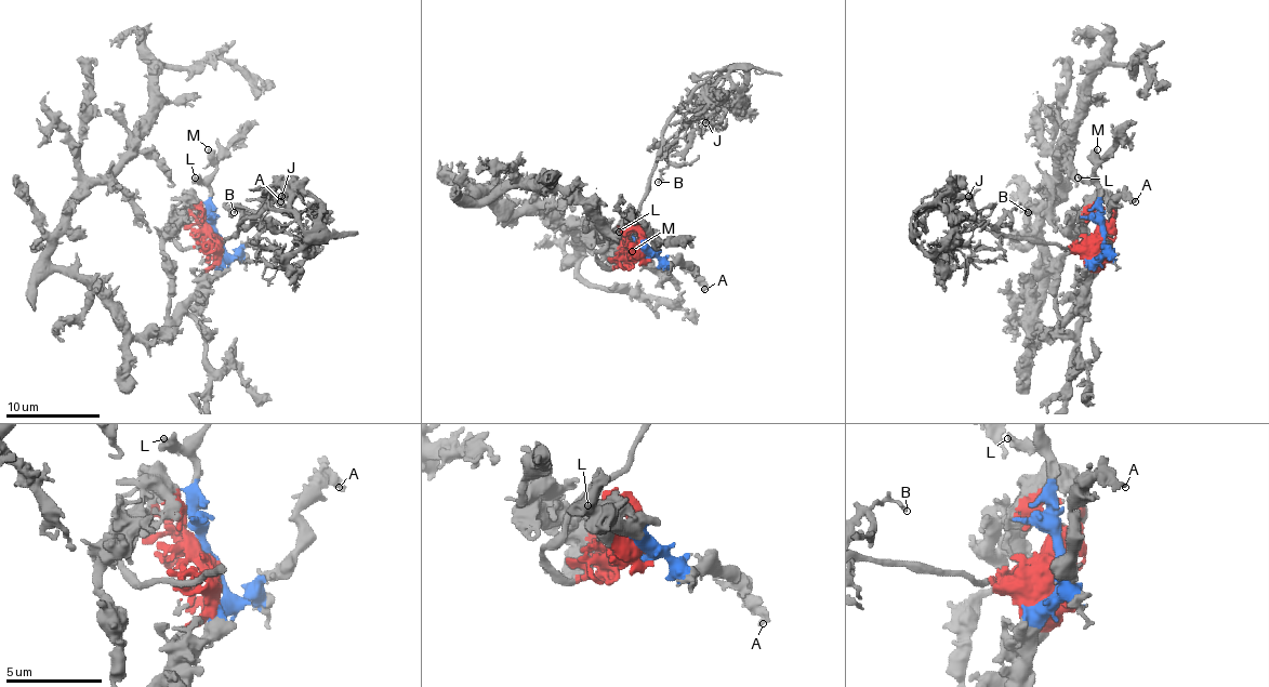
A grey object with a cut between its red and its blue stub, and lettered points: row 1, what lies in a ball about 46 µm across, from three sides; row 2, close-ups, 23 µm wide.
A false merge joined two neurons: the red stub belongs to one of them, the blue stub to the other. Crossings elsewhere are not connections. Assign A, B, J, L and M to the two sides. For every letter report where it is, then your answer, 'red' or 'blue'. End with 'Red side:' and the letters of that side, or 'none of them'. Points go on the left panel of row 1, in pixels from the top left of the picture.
A: place (280, 201); blue
B: place (234, 212); red
J: place (281, 196); red
L: place (195, 177); blue
M: place (208, 149); blue
Red side: B, J

